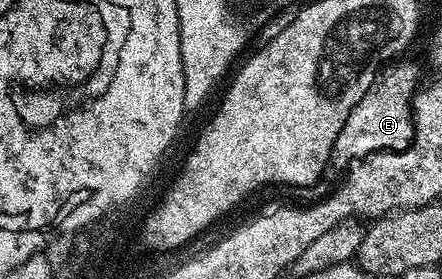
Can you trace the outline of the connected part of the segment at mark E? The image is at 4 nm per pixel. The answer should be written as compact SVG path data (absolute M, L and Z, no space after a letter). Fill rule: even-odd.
M395 58L376 74L372 86L368 86L368 94L356 102L352 114L348 114L348 122L344 122L344 130L334 143L330 155L330 164L345 170L364 156L373 152L403 152L414 141L414 94L418 91L422 80L422 68L414 60Z

